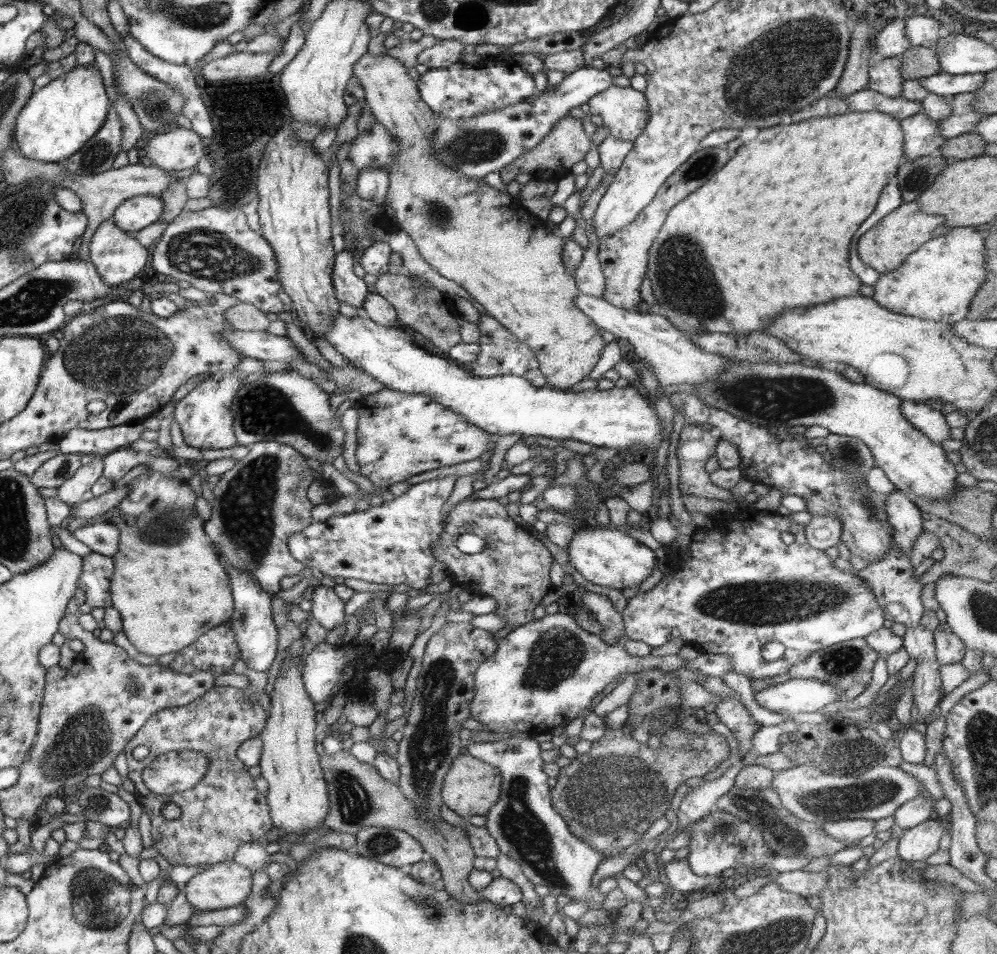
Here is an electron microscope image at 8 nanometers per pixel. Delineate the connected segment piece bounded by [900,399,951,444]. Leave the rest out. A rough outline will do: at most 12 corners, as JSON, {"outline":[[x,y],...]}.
{"outline":[[901,399],[902,414],[935,443],[950,438],[942,411]]}

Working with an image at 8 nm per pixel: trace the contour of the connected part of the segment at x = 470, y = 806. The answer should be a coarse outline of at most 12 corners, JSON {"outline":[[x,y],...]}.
{"outline":[[470,753],[445,774],[443,803],[466,819],[499,799],[501,774]]}

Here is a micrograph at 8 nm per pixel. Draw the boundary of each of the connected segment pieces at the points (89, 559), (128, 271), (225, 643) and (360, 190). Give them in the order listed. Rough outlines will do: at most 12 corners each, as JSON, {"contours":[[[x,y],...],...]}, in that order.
{"contours":[[[88,554],[77,590],[92,608],[112,607],[115,561]],[[105,220],[94,231],[90,261],[104,285],[132,280],[148,247]],[[223,623],[186,647],[168,667],[230,674],[241,656]],[[366,167],[357,176],[357,193],[384,205],[389,172]]]}

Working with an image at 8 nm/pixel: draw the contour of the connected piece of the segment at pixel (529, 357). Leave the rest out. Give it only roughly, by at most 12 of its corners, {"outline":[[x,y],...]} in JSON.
{"outline":[[482,315],[472,374],[514,375],[547,385],[535,352],[492,315]]}

